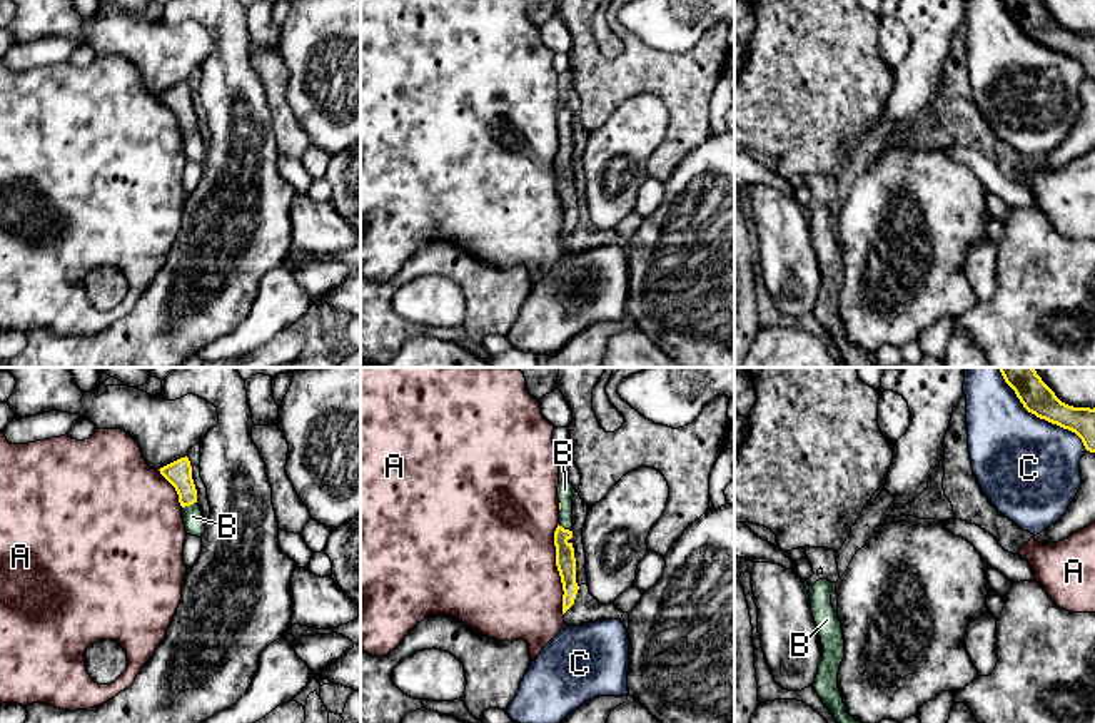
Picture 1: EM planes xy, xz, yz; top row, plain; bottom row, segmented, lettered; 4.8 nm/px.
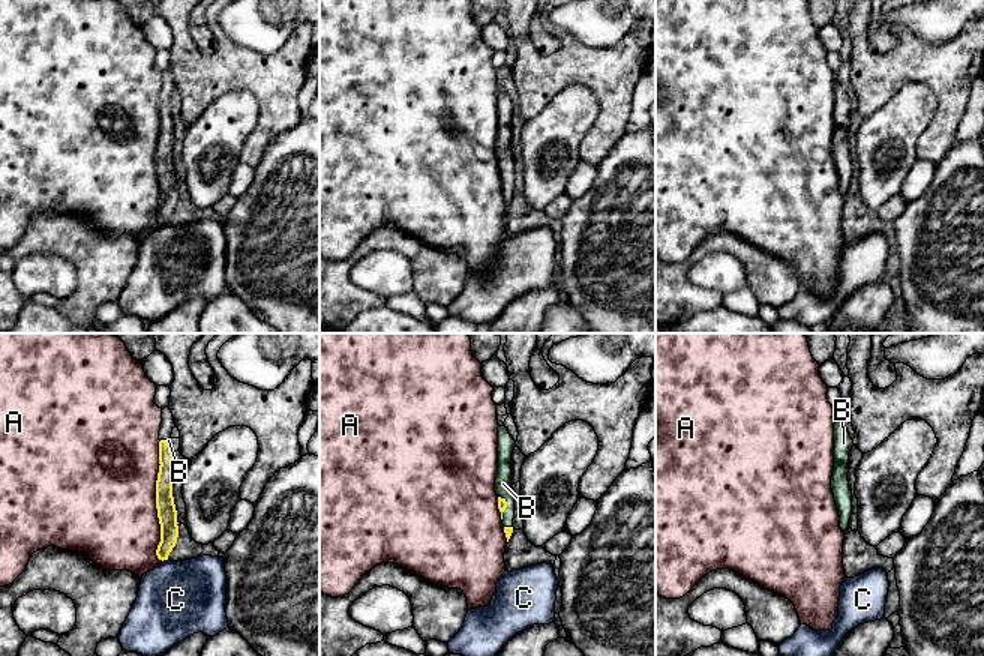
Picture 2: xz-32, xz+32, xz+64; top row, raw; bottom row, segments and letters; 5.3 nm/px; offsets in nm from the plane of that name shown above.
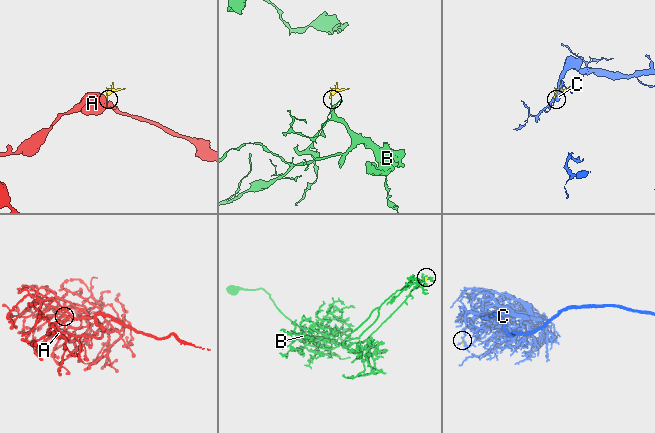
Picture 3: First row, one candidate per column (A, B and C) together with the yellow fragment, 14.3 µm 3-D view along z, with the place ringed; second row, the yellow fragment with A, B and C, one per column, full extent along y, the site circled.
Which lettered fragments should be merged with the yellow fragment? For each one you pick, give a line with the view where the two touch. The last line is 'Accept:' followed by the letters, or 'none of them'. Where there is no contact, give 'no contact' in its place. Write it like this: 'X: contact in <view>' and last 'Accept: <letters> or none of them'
B: contact in xy
Accept: B

